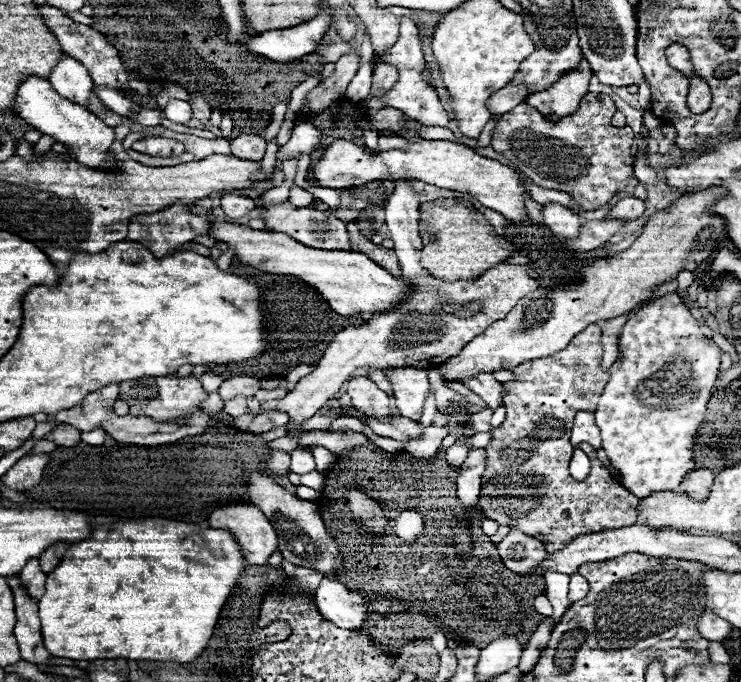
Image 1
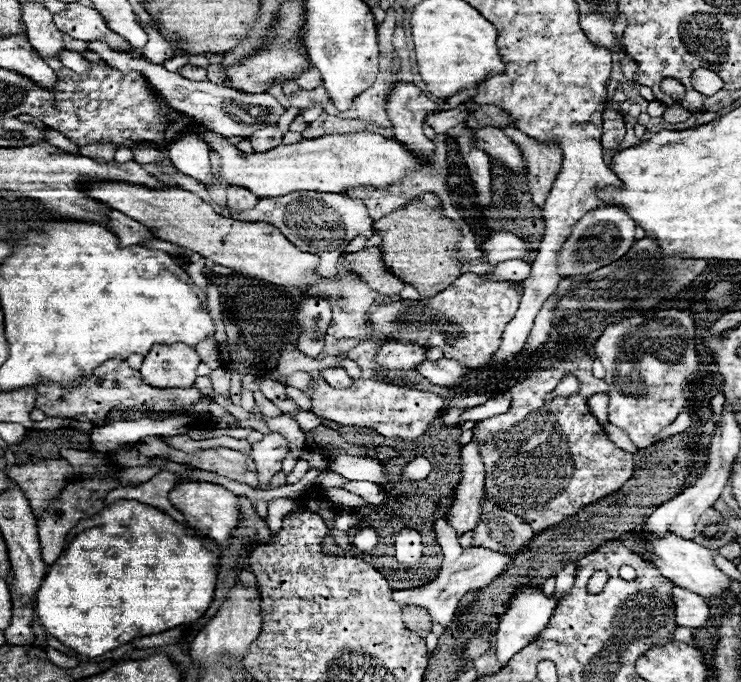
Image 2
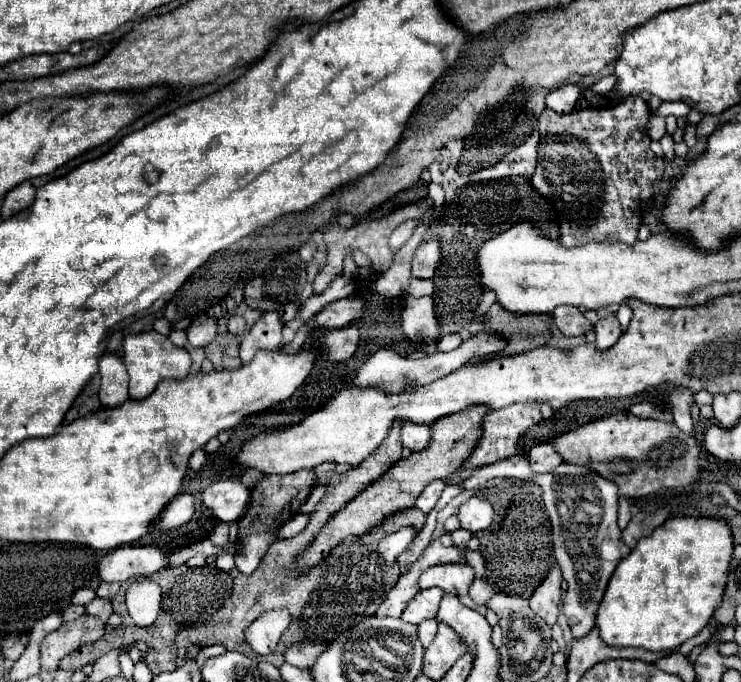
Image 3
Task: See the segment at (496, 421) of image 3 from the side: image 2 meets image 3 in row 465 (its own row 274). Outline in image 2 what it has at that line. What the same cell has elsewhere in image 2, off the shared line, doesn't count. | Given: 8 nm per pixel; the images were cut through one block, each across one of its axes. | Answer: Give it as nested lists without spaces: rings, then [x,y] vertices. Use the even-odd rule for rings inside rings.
[[[462,274],[432,298],[370,306],[366,318],[372,334],[368,340],[416,342],[422,348],[442,348],[444,358],[454,358],[468,368],[484,368],[500,346],[506,324],[520,306],[522,290],[522,282],[492,282],[486,274]]]

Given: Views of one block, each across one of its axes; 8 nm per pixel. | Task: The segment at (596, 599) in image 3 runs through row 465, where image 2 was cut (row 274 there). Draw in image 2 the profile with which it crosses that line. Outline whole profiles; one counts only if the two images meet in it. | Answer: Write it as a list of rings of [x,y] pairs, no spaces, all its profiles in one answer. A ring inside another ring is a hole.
[[[602,206],[588,212],[576,222],[576,228],[560,250],[560,276],[566,278],[574,274],[588,274],[596,268],[602,268],[604,264],[612,264],[612,260],[618,260],[632,248],[636,240],[634,228],[636,222],[630,218],[624,206]]]

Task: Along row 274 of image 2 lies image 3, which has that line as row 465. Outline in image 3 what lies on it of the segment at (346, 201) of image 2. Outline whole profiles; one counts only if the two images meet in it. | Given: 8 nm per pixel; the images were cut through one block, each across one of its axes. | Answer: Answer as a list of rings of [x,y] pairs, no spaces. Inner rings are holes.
[[[322,464],[318,468],[312,470],[302,470],[302,472],[294,472],[288,476],[264,476],[256,488],[252,490],[252,500],[250,500],[250,510],[246,512],[246,516],[238,522],[240,534],[238,534],[238,556],[236,556],[236,568],[242,574],[252,574],[256,570],[256,566],[260,564],[262,556],[268,552],[268,546],[274,542],[276,530],[290,518],[294,516],[300,506],[304,504],[304,500],[308,498],[308,494],[312,492],[312,486],[316,482],[316,478],[326,476],[328,470],[332,470],[334,464]]]

